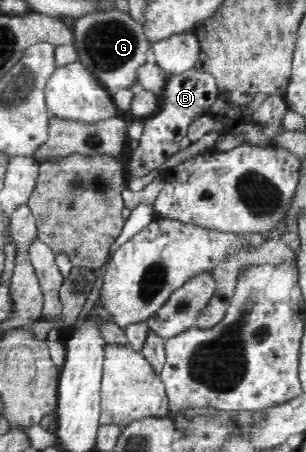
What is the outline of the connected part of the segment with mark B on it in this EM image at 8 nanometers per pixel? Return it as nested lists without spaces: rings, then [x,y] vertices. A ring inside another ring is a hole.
[[[198,67],[179,75],[171,75],[167,80],[163,93],[159,95],[158,109],[149,118],[143,120],[144,129],[139,146],[128,152],[127,163],[125,163],[128,177],[143,177],[157,167],[161,167],[173,153],[178,152],[181,139],[187,137],[189,125],[201,115],[208,114],[209,107],[219,95],[215,76]]]

